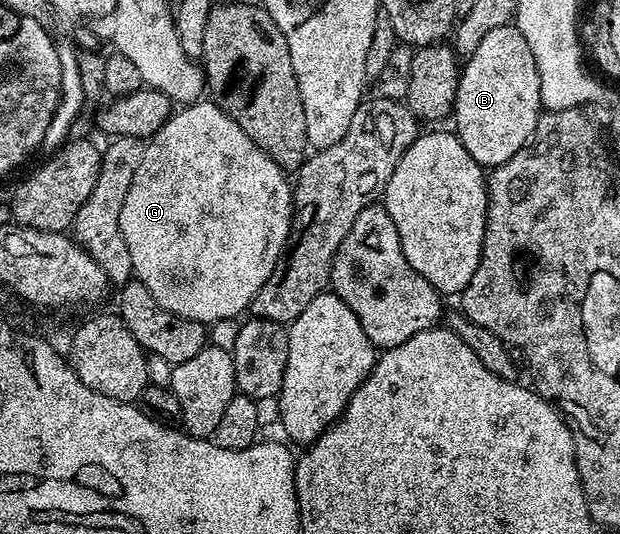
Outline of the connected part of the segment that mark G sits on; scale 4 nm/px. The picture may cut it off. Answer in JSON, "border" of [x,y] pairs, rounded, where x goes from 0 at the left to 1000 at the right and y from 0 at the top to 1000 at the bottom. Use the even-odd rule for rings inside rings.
{"border":[[[327,184],[310,191],[287,206],[277,208],[274,221],[253,243],[250,255],[235,264],[227,311],[221,311],[221,326],[215,326],[215,343],[208,348],[208,363],[202,363],[202,386],[195,386],[192,414],[195,416],[195,446],[202,446],[202,461],[208,461],[208,483],[216,522],[224,524],[266,573],[266,581],[279,581],[292,596],[305,596],[324,603],[331,610],[350,605],[356,597],[385,596],[403,579],[408,558],[421,536],[427,536],[427,521],[440,513],[440,498],[447,498],[450,481],[463,463],[463,444],[469,438],[469,406],[473,403],[473,345],[465,324],[434,288],[427,288],[339,185]]]}

